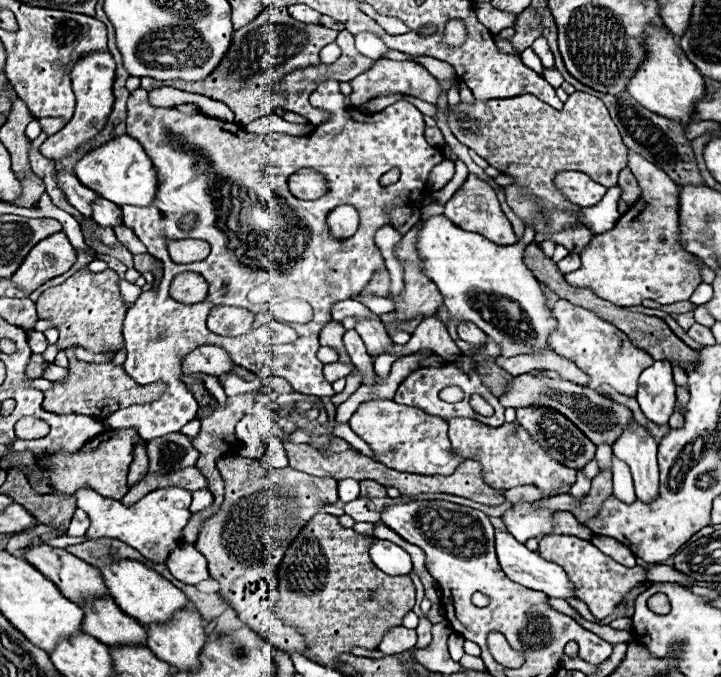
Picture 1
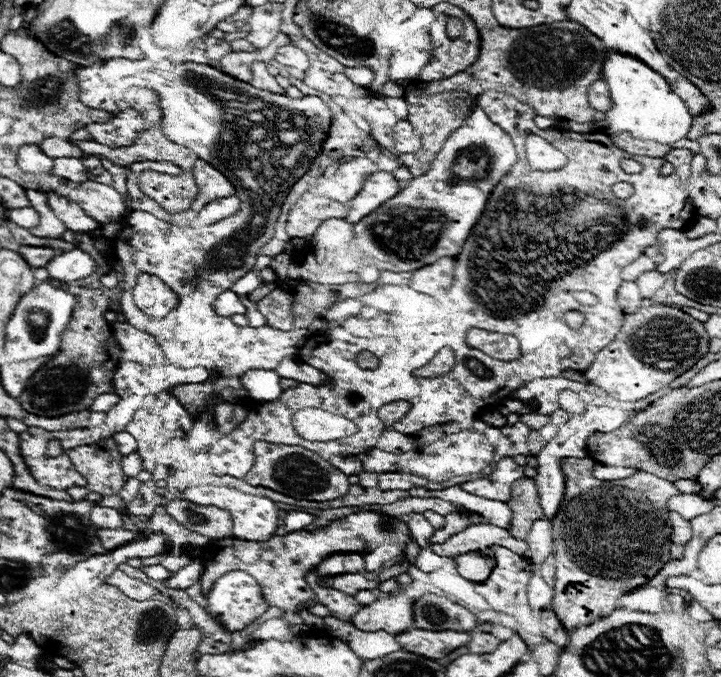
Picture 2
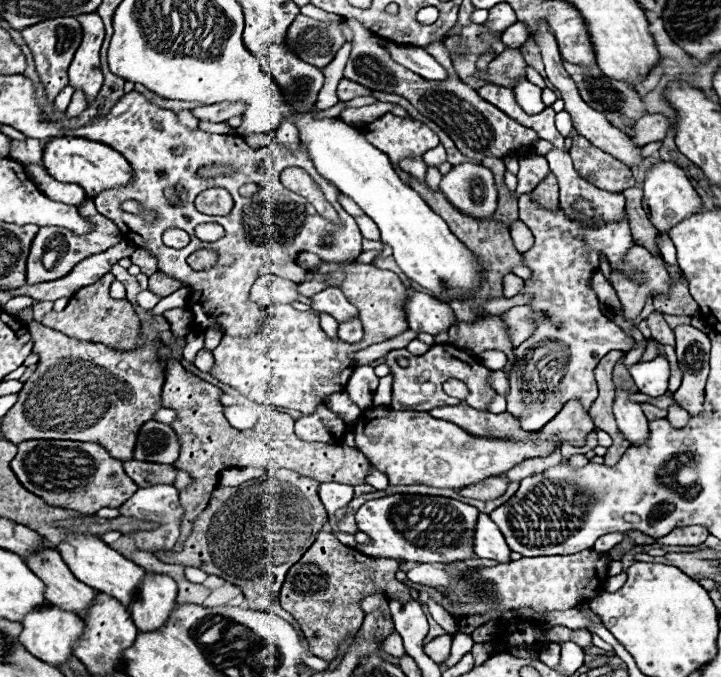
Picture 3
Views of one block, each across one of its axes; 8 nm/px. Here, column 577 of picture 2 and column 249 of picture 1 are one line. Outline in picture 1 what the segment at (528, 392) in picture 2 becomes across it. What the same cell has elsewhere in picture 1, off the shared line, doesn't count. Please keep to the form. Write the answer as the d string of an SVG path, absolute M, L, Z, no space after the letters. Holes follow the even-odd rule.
M228 372L226 374L226 378L224 378L224 382L222 382L222 386L224 386L224 390L226 390L226 394L228 396L236 396L236 394L244 394L244 392L254 392L254 390L260 390L260 380L256 378L256 380L252 380L252 382L246 382L246 380L242 380L242 378L238 378L238 376L234 376L232 372Z

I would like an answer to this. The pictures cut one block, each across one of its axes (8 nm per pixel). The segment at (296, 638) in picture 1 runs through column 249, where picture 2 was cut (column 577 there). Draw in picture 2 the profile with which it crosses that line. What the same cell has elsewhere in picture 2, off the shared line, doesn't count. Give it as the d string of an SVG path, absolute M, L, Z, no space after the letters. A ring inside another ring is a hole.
M570 464L568 468L562 468L568 488L562 502L564 506L560 506L558 514L552 520L556 544L556 584L552 610L556 612L558 620L564 624L566 630L588 624L590 620L600 616L608 616L612 610L616 610L618 596L624 596L636 586L646 584L670 560L670 524L658 522L658 510L666 506L670 496L678 494L672 482L656 478L654 474L648 474L644 470L624 480L604 482L590 474L582 478L578 476L576 480L574 468L580 466Z

